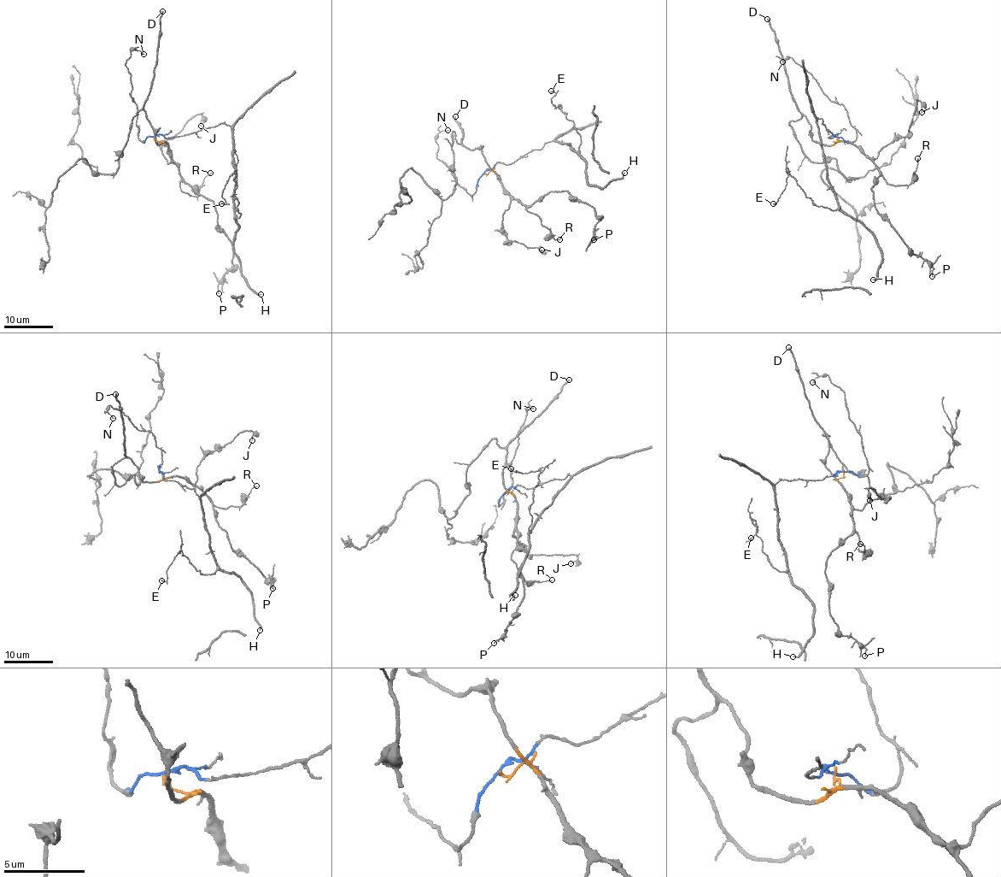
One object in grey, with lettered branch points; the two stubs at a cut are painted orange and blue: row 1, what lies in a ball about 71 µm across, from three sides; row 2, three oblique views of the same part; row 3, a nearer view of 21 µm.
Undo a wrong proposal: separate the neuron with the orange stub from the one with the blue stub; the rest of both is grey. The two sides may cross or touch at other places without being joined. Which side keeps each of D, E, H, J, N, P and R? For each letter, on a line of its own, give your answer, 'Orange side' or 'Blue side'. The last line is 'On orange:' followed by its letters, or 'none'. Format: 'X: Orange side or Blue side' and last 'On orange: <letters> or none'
D: Orange side
E: Blue side
H: Blue side
J: Orange side
N: Blue side
P: Orange side
R: Orange side
On orange: D, J, P, R

